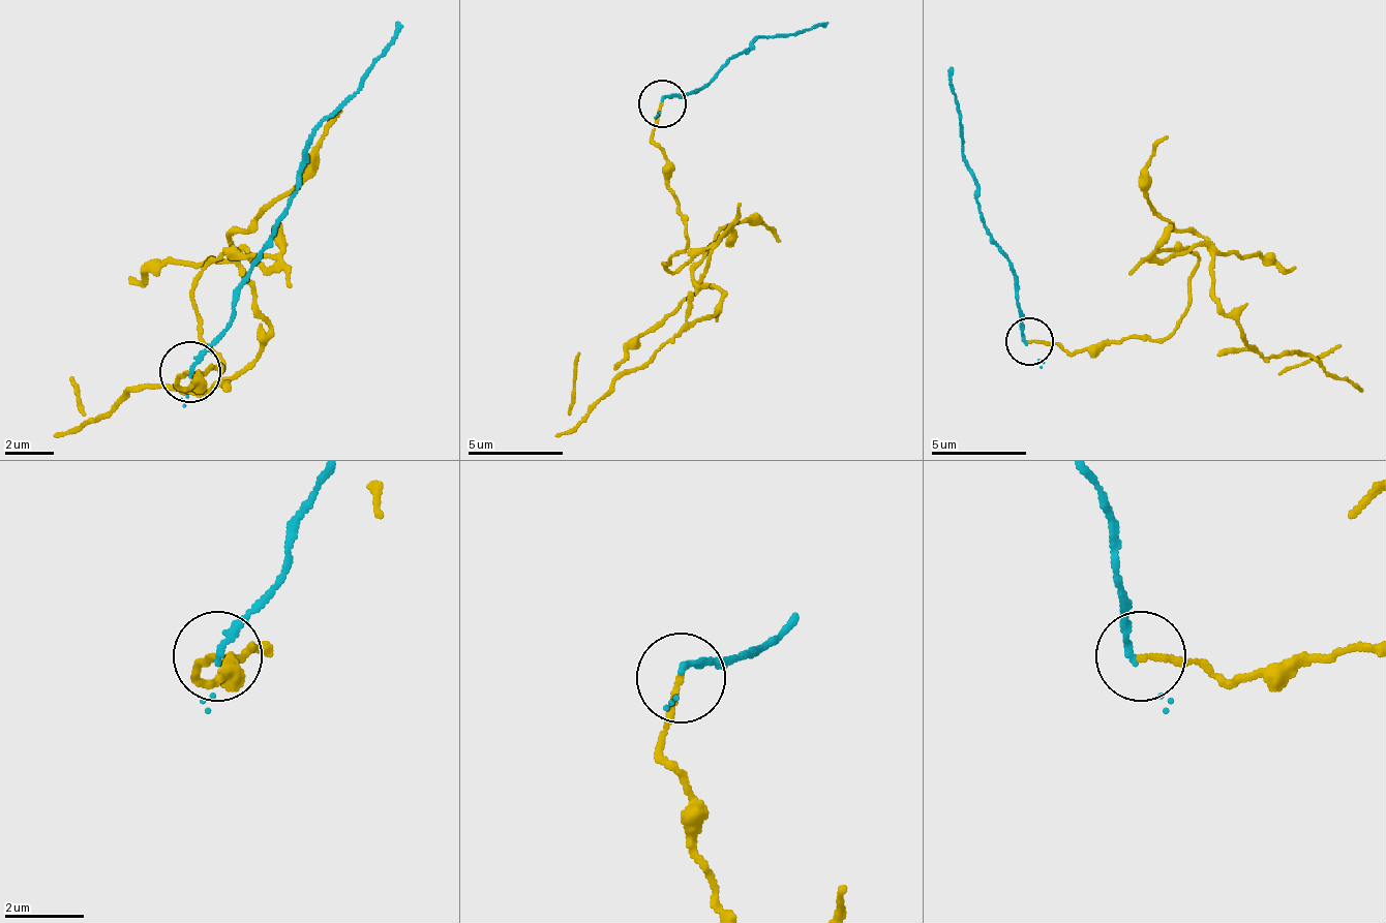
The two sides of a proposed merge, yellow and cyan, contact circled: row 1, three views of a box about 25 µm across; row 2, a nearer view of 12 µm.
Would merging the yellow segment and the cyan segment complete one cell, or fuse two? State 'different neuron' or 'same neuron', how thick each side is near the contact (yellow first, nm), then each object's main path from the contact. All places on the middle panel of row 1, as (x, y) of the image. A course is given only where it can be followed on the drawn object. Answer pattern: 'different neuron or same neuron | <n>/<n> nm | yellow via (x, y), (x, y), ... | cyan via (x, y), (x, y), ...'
different neuron | 130/160 nm | yellow via (663, 104), (687, 238), (663, 266), (701, 251), (725, 295), (597, 403), (573, 399), (577, 351) | cyan via (663, 99), (701, 90), (758, 37), (830, 24)

